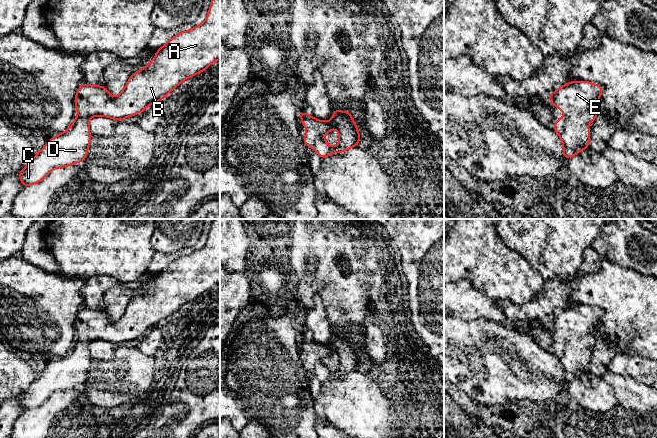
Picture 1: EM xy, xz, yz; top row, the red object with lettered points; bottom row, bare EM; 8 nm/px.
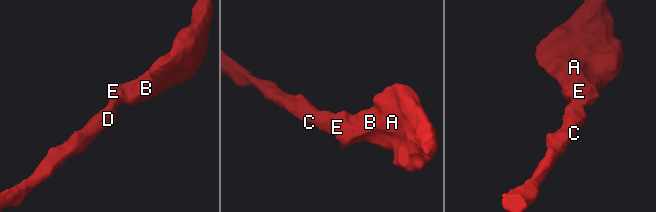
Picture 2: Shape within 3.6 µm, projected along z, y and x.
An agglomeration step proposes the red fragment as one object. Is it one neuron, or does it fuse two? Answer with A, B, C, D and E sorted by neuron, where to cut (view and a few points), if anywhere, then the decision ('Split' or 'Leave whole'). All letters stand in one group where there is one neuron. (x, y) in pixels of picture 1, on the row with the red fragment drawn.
Groups: A B C D E. No split. Leave whole

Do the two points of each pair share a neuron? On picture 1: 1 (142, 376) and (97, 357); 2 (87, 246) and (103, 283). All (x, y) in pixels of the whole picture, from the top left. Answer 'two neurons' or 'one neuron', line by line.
1: two neurons
2: two neurons

